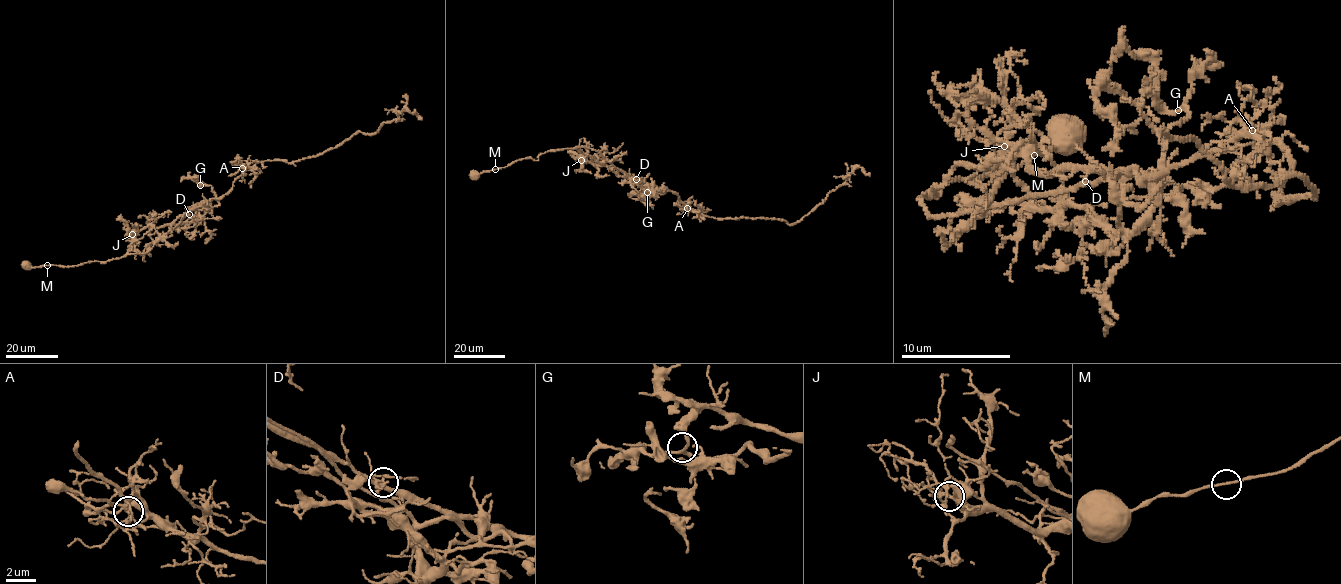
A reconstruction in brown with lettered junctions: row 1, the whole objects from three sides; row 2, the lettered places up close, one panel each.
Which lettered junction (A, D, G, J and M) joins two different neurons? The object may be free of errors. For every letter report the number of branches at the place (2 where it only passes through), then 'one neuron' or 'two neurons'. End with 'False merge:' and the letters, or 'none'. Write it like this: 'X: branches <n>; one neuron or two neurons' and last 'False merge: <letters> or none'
A: branches 3; one neuron
D: branches 3; two neurons
G: branches 3; one neuron
J: branches 3; one neuron
M: branches 2; one neuron
False merge: D

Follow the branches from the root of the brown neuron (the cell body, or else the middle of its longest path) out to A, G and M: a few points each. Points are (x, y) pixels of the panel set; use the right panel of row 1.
A: (1066, 136), (926, 198), (957, 164), (1018, 155), (1137, 183), (1252, 130)
G: (1066, 136), (926, 198), (957, 164), (1018, 155), (1117, 179), (1136, 208), (1178, 110)
M: (1066, 136), (1054, 137), (1055, 148), (1052, 151), (1046, 148), (1044, 156), (1037, 152), (1033, 155)

